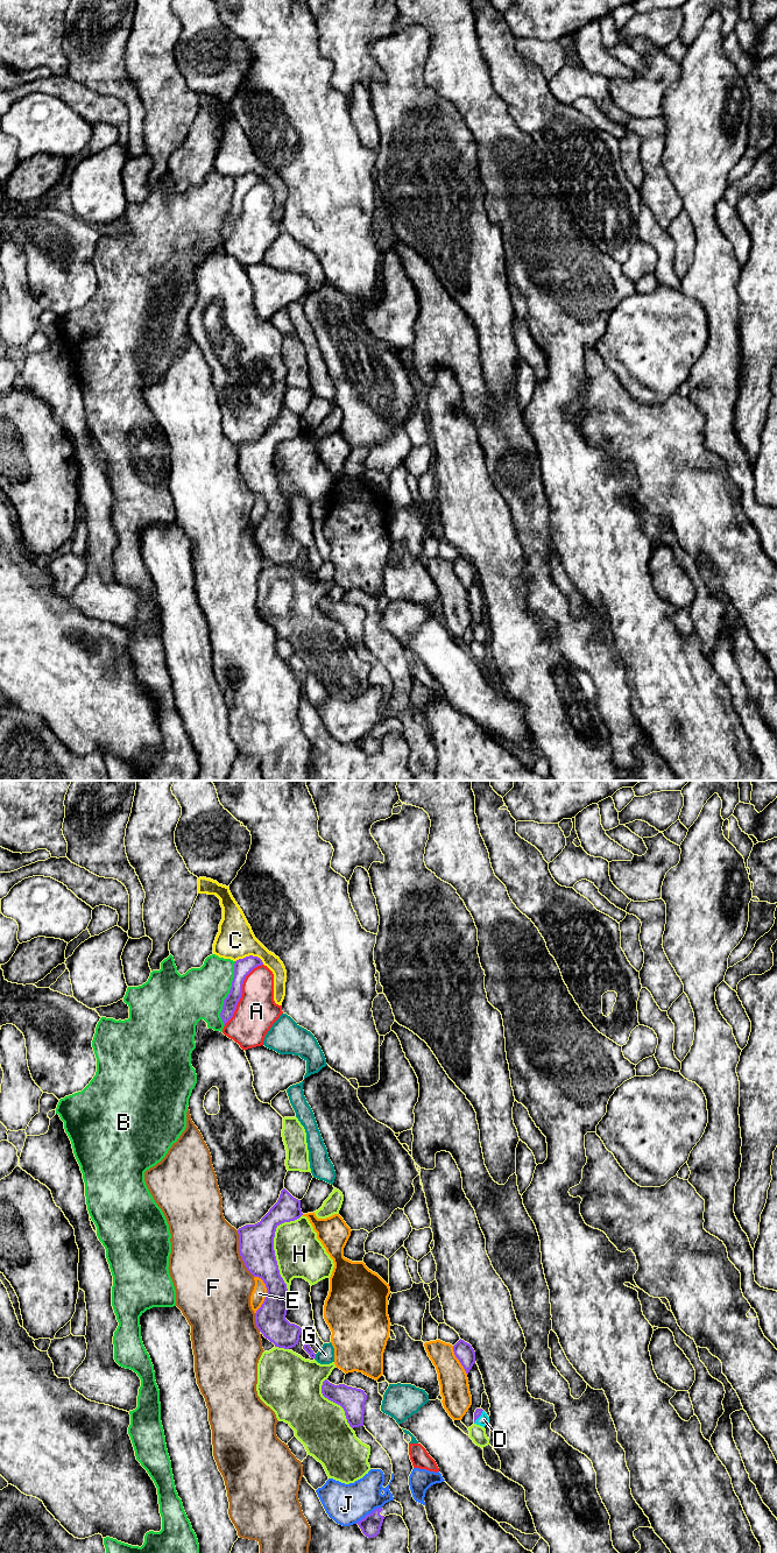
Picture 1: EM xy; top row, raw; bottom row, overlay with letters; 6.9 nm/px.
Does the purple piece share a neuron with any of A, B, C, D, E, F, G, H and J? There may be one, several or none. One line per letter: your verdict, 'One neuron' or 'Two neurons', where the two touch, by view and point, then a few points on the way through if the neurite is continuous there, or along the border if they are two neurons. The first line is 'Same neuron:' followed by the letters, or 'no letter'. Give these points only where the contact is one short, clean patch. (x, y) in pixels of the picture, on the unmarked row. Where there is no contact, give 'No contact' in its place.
Same neuron: D
A: Two neurons. Touches purple at xy (241, 210)
B: Two neurons. Touches purple at xy (228, 211)
C: Two neurons. Touches purple at xy (251, 173)
D: One neuron. Touches purple at xy (479, 633). Path across: xy (478, 629), (479, 633), (484, 636)
E: Two neurons. Touches purple at xy (267, 512)
F: Two neurons. Touches purple at xy (240, 471)
G: Two neurons. Touches purple at xy (315, 573)
H: Two neurons. Touches purple at xy (273, 465)
J: Two neurons. Touches purple at xy (369, 731)

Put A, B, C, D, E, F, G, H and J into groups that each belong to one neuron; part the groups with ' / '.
A / B / C / D / E / F / G / H / J

